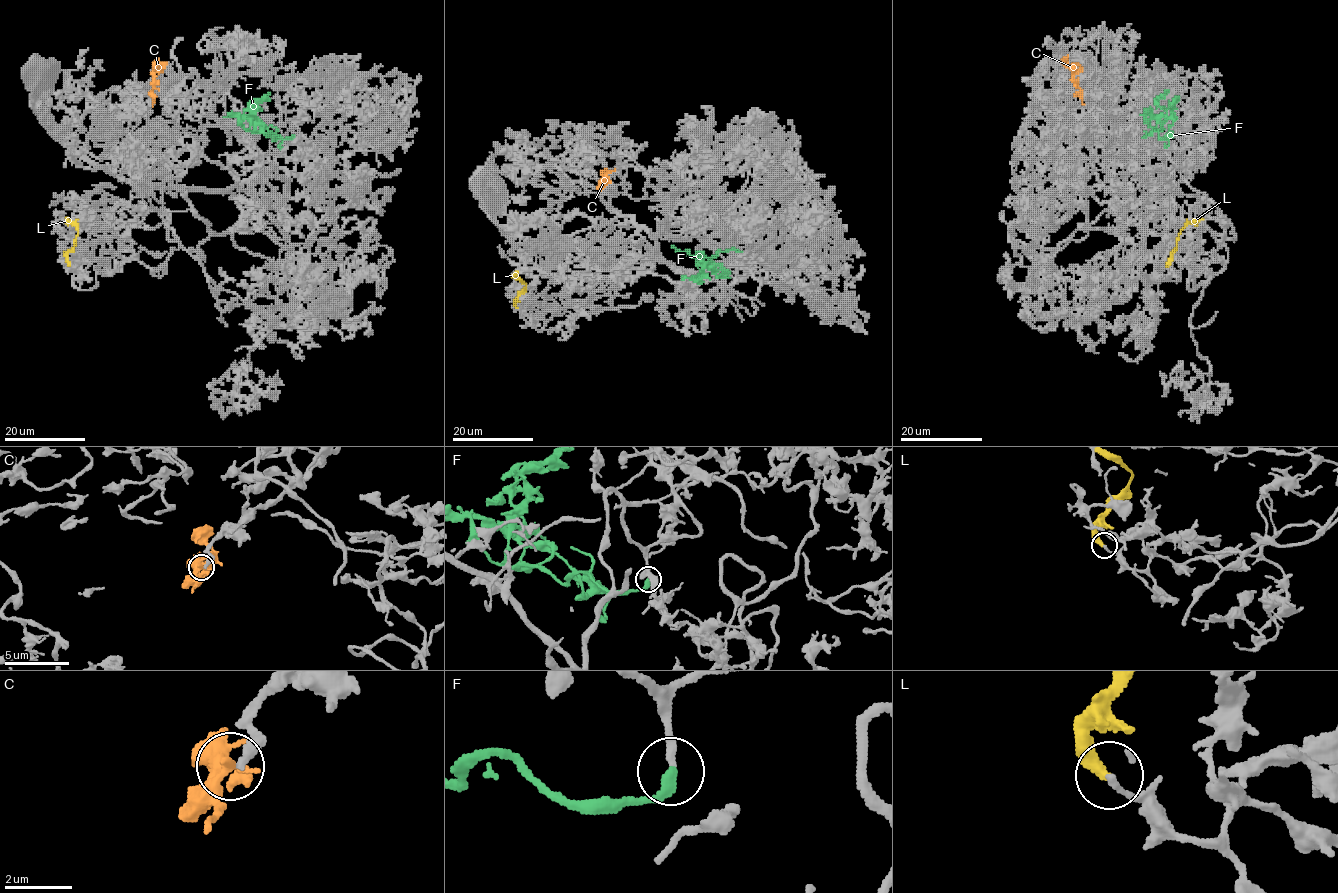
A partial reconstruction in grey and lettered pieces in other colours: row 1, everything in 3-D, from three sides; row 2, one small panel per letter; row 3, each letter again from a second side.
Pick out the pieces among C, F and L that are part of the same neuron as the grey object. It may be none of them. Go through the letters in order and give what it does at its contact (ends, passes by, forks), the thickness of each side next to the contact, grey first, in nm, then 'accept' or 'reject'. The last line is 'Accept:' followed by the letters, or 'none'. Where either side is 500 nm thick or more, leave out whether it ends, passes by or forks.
C: it ends | 240/360 nm | accept
F: it ends | 200/320 nm | accept
L: it ends | 200/400 nm | reject
Accept: C, F

